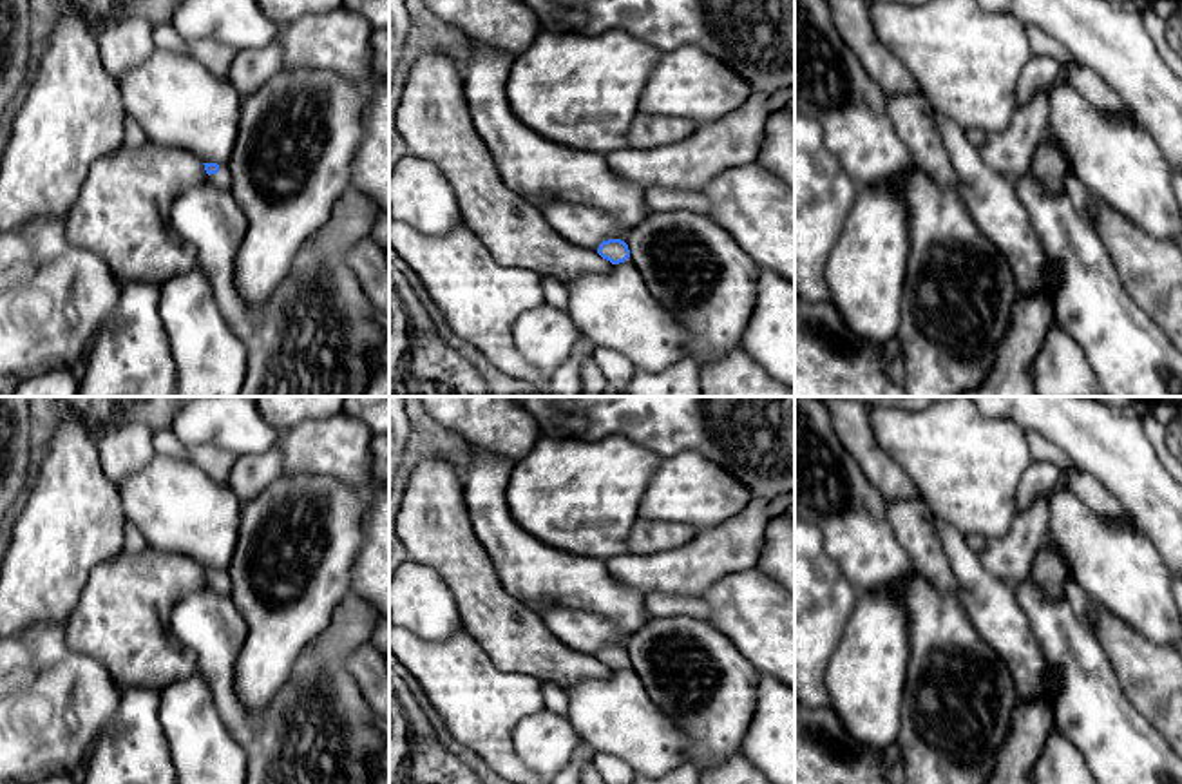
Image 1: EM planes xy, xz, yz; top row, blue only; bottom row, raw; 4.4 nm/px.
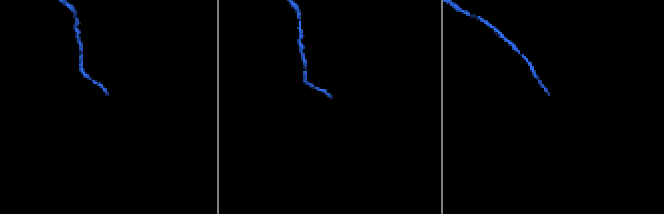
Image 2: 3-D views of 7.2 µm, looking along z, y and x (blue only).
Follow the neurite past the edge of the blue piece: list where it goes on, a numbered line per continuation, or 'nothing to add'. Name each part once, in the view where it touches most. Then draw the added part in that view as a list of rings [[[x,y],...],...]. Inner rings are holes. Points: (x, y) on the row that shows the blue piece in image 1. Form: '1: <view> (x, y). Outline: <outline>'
1: xy (221, 180). Outline: [[[219,165],[219,172],[210,174],[208,181],[212,181],[217,188],[232,194],[232,177],[230,177],[228,165]]]

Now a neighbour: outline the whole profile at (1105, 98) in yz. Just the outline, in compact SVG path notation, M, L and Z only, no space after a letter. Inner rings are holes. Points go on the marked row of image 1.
M1025 25L1032 54L1050 56L1068 69L1068 83L1077 89L1097 110L1122 121L1137 123L1122 96L1099 72L1073 60L1070 51L1035 25Z

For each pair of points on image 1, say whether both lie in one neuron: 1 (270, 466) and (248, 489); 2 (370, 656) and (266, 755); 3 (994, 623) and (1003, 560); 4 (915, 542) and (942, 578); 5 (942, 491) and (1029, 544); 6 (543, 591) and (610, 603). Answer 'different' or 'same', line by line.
1: same
2: different
3: different
4: same
5: different
6: same

